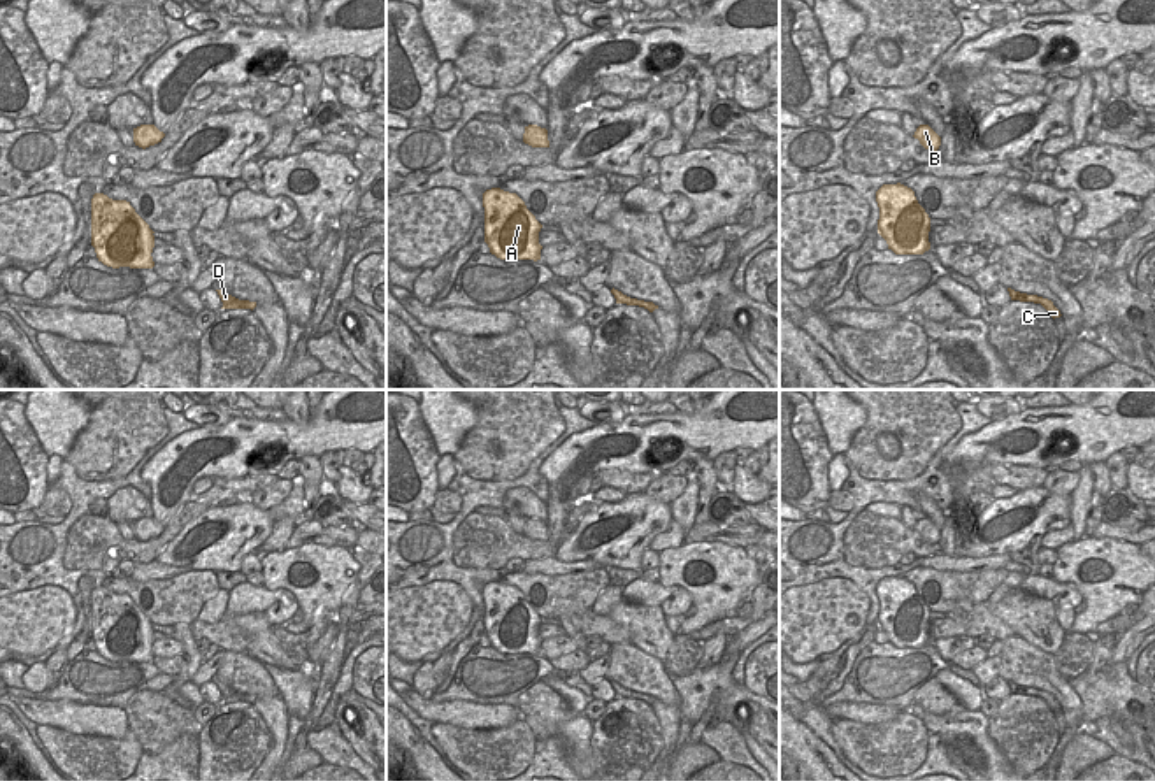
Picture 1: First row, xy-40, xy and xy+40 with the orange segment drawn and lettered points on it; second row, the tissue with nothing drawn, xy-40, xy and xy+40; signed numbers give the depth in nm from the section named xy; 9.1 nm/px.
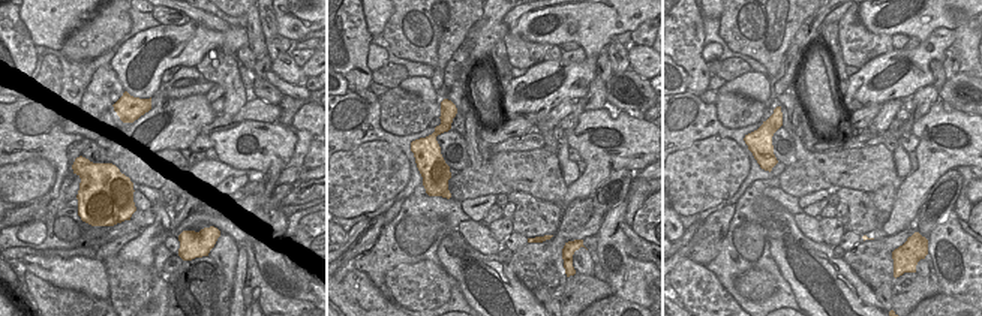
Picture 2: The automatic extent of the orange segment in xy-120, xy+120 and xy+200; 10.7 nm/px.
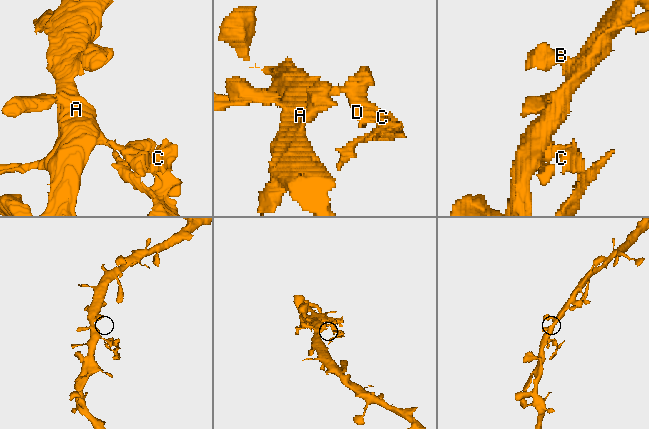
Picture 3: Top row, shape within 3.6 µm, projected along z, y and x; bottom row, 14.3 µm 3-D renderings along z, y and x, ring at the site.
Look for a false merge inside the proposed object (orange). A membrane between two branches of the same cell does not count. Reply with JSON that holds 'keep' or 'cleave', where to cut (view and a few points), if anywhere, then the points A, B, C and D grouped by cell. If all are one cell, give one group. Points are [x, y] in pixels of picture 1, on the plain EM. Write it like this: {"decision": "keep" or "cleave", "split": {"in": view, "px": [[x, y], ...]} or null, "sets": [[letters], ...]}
{"decision": "cleave", "split": {"in": "xy+40", "px": [[1022, 687], [1029, 694]]}, "sets": [["A", "B", "D"], ["C"]]}

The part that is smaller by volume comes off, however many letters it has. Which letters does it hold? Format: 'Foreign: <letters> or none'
Foreign: C.

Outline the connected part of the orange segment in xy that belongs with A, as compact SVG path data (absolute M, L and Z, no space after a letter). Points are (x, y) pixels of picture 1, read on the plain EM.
M500 581L483 586L484 635L500 653L541 653L539 625L542 618L516 588Z

